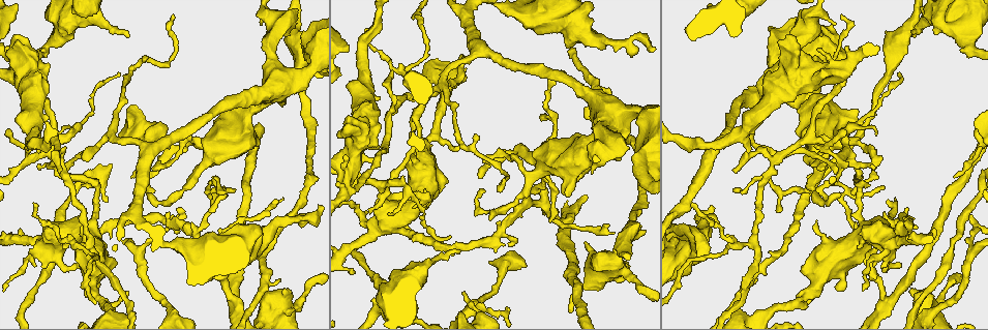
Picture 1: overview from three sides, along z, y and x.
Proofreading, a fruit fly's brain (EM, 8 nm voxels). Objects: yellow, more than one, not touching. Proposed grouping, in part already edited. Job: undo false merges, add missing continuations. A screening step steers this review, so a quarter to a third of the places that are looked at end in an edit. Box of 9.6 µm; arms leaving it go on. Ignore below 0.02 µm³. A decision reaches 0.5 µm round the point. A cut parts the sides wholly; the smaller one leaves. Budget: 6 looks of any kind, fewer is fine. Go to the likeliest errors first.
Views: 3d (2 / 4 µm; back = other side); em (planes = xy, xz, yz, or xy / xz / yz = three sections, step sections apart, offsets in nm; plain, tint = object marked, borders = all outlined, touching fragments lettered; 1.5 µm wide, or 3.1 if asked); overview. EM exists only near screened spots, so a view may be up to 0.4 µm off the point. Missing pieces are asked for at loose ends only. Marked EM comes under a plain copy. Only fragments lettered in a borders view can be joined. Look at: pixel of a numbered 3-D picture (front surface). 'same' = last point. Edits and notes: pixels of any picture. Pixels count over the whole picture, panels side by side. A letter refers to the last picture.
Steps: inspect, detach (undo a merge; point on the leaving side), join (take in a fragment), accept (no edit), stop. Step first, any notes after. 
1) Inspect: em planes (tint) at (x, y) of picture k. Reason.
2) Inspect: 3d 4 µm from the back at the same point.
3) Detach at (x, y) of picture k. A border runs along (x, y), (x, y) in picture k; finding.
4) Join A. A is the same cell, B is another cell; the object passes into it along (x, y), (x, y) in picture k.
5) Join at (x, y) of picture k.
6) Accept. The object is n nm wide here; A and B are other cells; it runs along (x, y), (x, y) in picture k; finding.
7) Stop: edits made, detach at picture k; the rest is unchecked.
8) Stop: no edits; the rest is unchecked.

Inspect: em xy step 8 (borders) at (458, 250) of picture 1. Branch stops here.

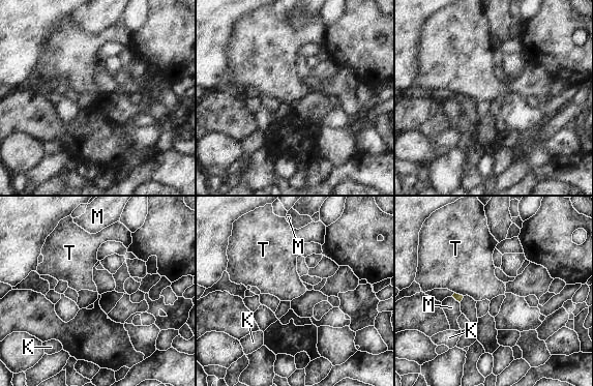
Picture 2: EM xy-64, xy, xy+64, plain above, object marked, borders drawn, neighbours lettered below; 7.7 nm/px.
Inspect: em planes (borders) at the same point.

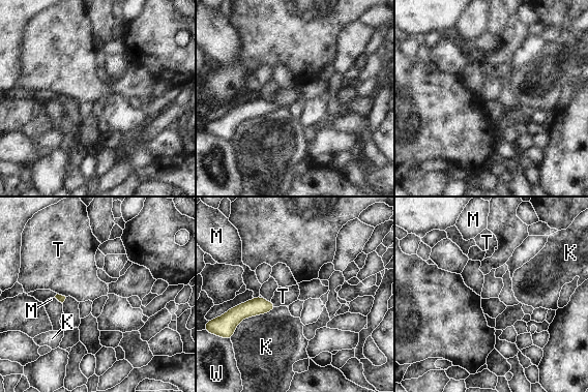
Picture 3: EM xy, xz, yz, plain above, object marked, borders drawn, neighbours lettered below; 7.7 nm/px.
Accept. K, M, T and W are other cells; no lettered fragment goes on from it.

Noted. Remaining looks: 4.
Inspect: em xz step 8 (borders) at (133, 178) of picture 1. Branch stops here.

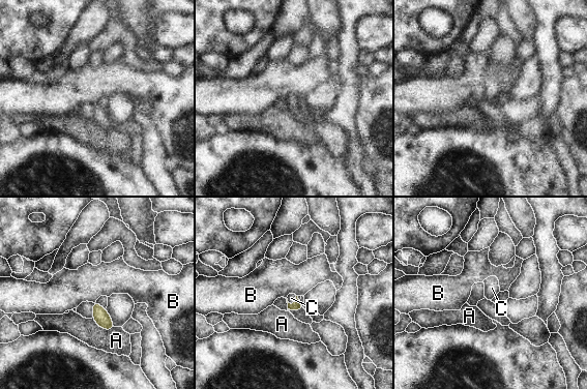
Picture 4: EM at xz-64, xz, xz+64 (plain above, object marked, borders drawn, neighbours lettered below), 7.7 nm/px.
Join C. C is the same cell, A and B are other cells; the object passes into it along (297, 305), (294, 303), (291, 298) in picture 4; the neuron continues.

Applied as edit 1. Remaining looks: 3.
Inspect: overview. See it whole again.

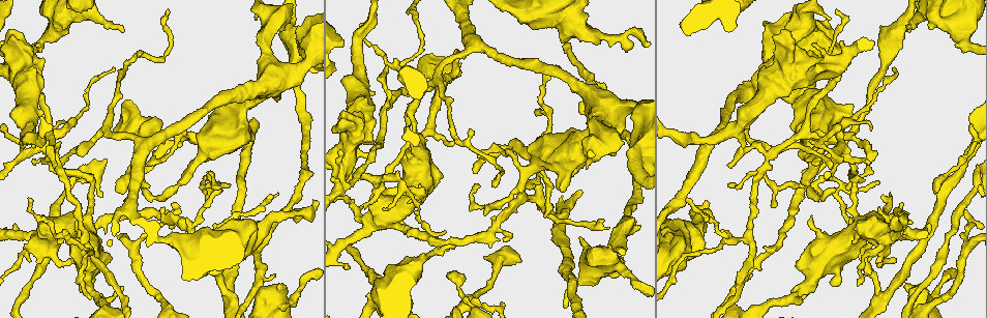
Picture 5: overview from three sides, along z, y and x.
Inspect: em planes (tint) at (729, 241) of picture 5. A narrow waist.

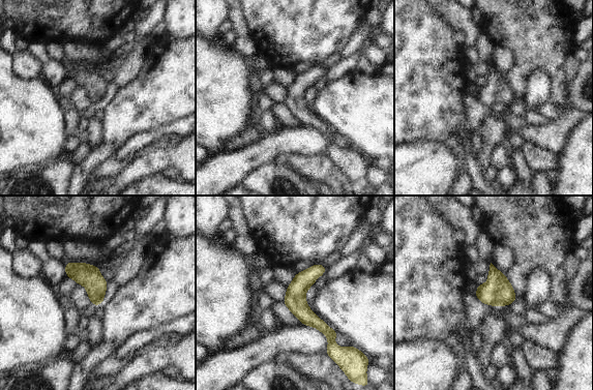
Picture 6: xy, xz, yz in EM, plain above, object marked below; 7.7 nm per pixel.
Inspect: em planes (borders) at the same point.

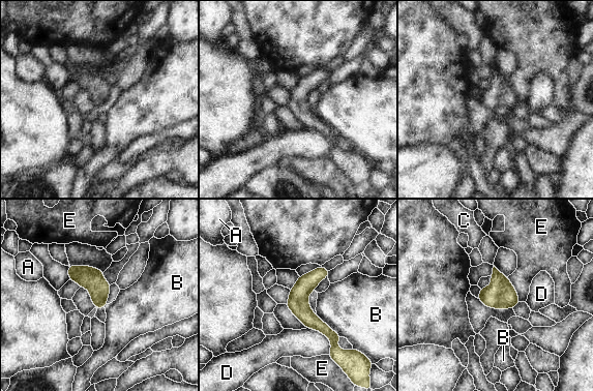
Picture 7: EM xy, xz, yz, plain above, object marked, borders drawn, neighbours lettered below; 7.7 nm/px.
Accept. A, B, C, D and E are other cells; it runs along (320, 270), (302, 309), (334, 348) in picture 7; all the same neuron.

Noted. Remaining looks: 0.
Stop: edits made, join at picture 4; the rest is unchecked.

